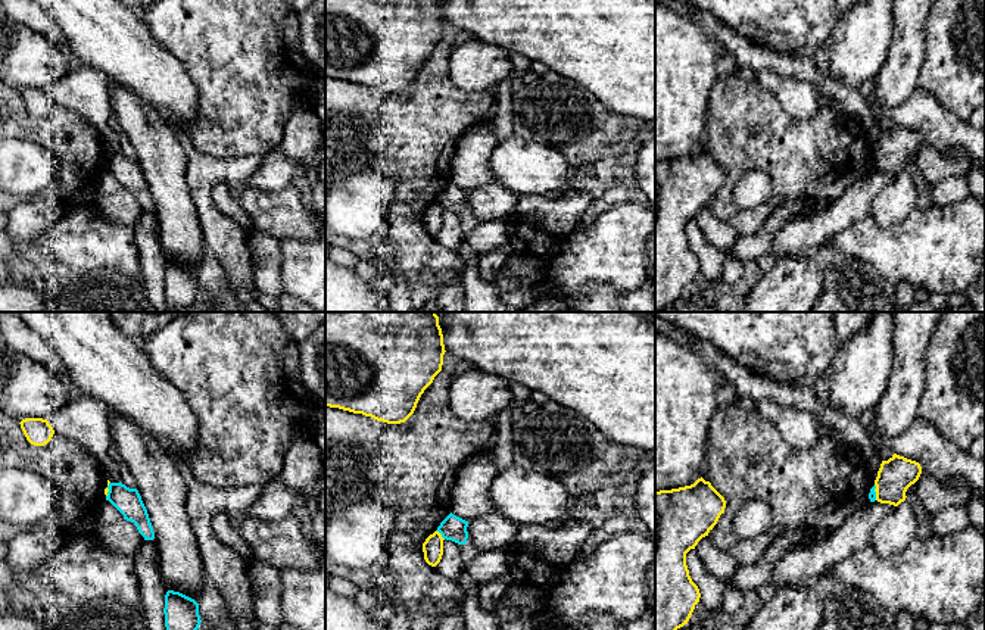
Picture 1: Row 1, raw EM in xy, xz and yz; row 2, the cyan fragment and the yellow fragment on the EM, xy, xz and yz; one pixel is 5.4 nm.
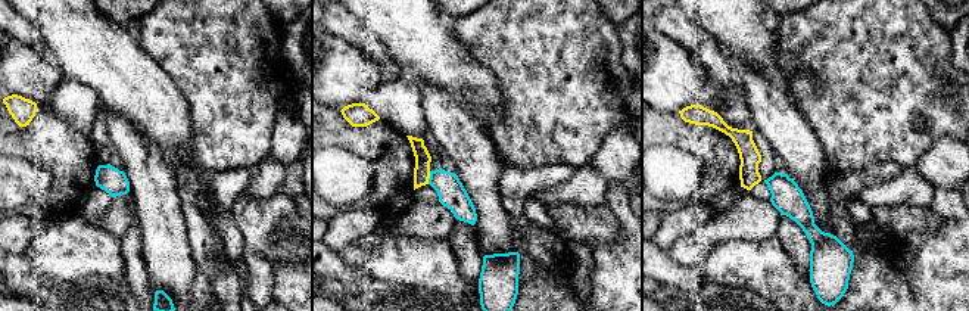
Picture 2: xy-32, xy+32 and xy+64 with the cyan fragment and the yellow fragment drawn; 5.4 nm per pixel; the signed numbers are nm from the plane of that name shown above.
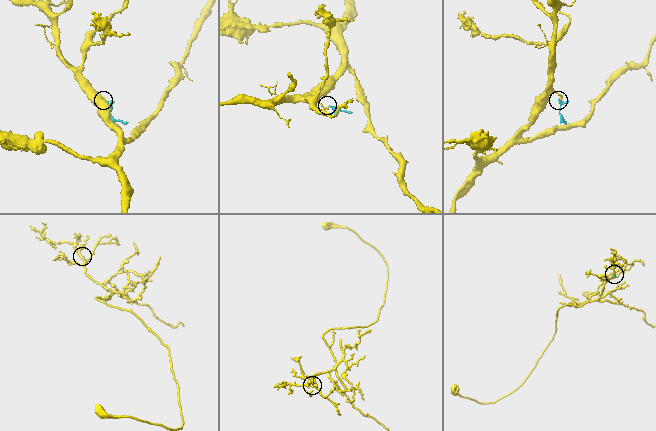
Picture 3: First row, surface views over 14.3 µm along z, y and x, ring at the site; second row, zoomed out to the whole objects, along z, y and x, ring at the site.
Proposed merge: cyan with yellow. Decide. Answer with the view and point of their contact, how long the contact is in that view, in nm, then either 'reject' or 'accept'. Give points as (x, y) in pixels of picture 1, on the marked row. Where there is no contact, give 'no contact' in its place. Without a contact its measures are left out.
meets cyan in xz at (440, 533); contact 70 nm long; reject

